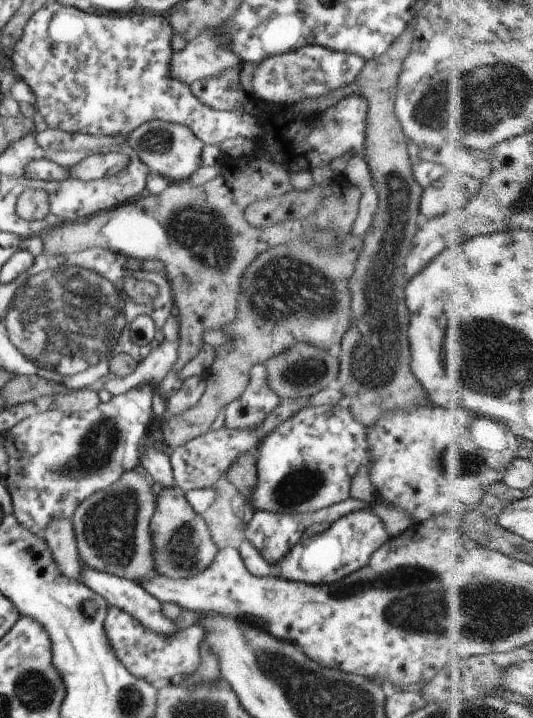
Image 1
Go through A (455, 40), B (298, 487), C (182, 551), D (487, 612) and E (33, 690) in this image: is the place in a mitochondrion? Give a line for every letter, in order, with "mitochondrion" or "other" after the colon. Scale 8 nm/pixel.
A: other
B: mitochondrion
C: mitochondrion
D: mitochondrion
E: mitochondrion

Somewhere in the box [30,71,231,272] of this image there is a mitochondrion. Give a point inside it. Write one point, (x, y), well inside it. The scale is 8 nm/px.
(155, 141)

